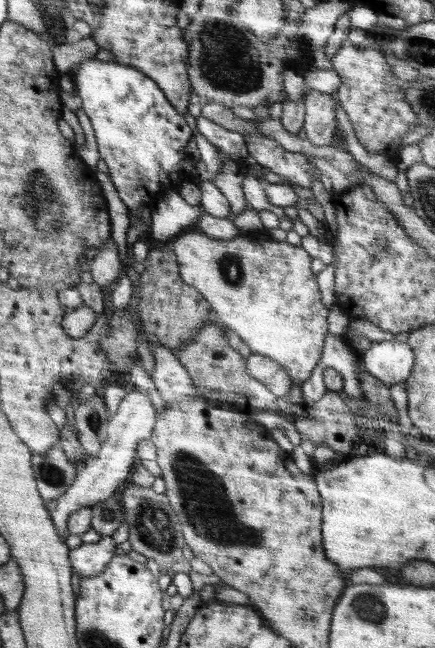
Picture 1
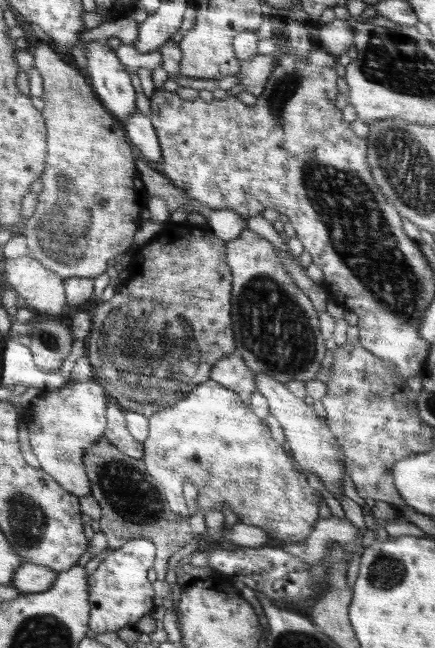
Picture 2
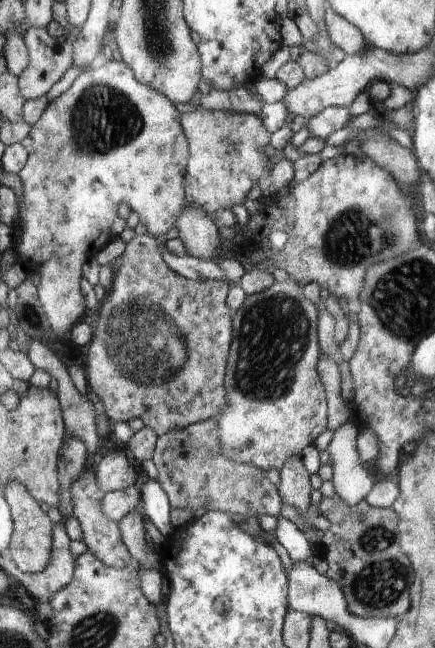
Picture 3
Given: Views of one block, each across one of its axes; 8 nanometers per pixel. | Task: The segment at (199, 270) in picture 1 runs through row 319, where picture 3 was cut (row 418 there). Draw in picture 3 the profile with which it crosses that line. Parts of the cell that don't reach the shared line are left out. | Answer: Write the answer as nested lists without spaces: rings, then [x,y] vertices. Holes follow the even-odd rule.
[[[284,280],[284,282],[274,281],[272,286],[262,290],[262,292],[247,295],[244,304],[232,314],[232,340],[226,365],[224,379],[224,390],[226,390],[226,408],[222,414],[216,418],[218,430],[220,432],[220,450],[226,458],[236,460],[236,462],[246,462],[256,468],[260,468],[265,473],[270,470],[282,470],[286,458],[289,456],[301,457],[301,452],[306,446],[312,446],[316,438],[327,429],[327,396],[318,372],[318,360],[320,360],[321,350],[317,335],[317,322],[319,307],[317,304],[304,299],[303,285],[296,281]]]

